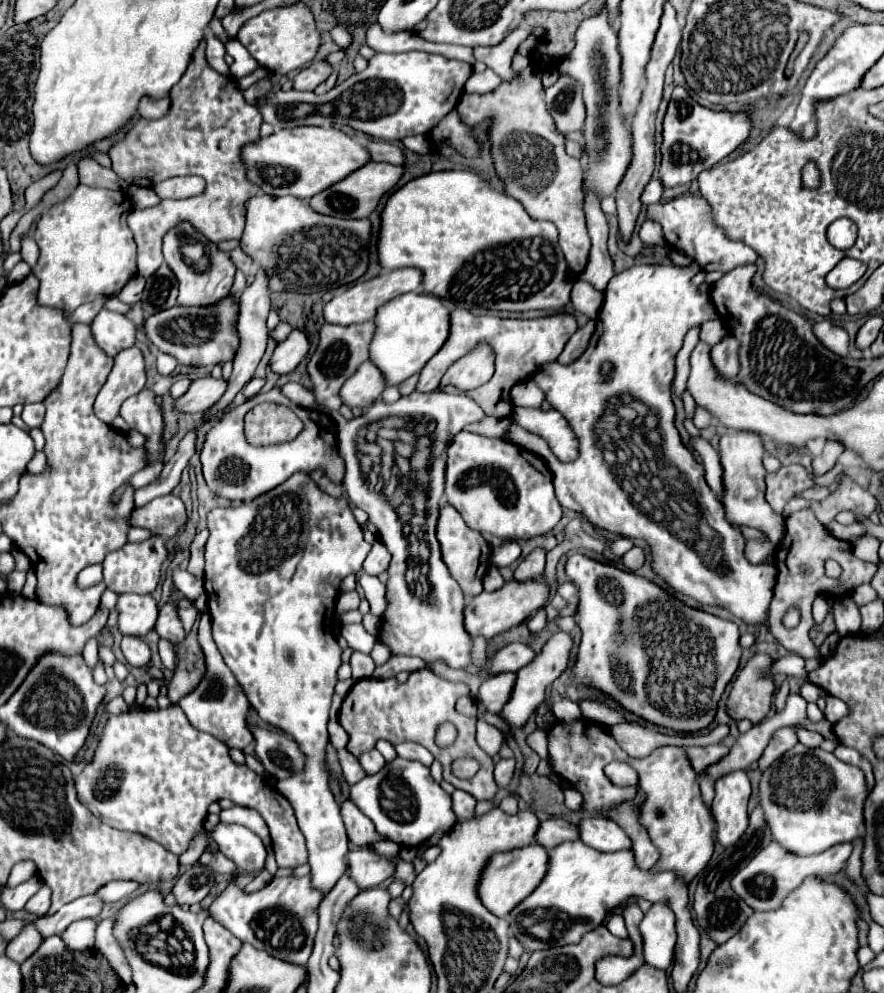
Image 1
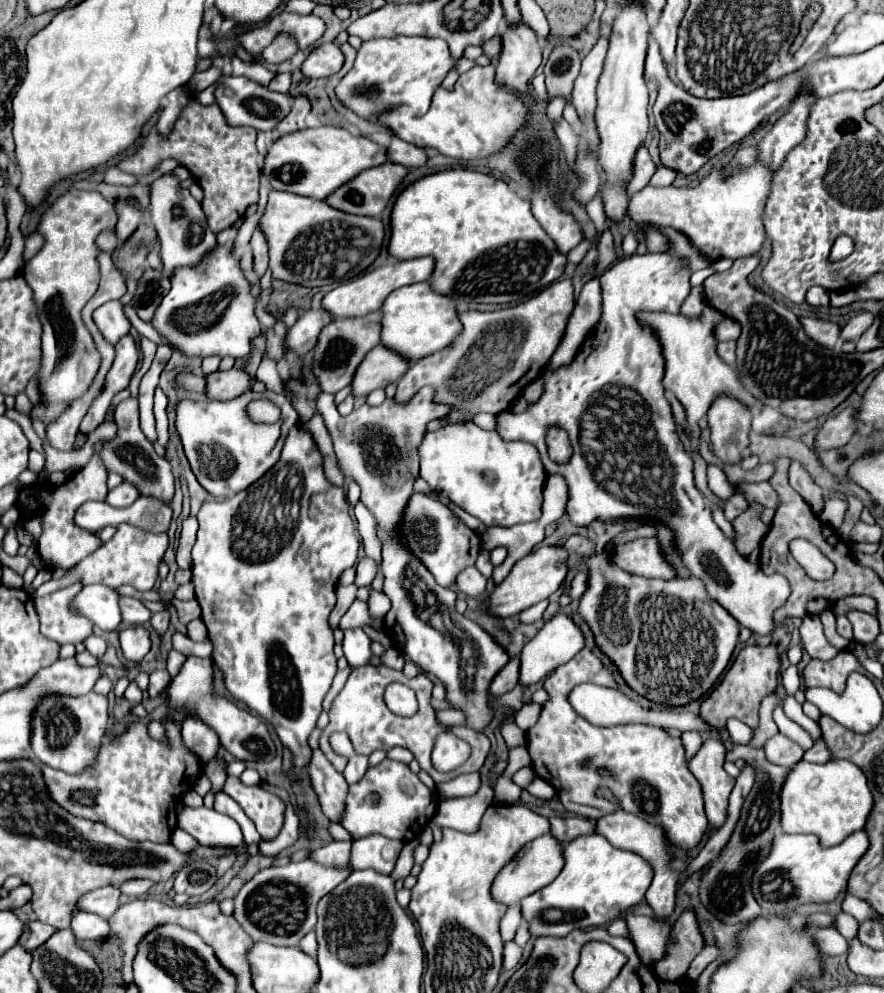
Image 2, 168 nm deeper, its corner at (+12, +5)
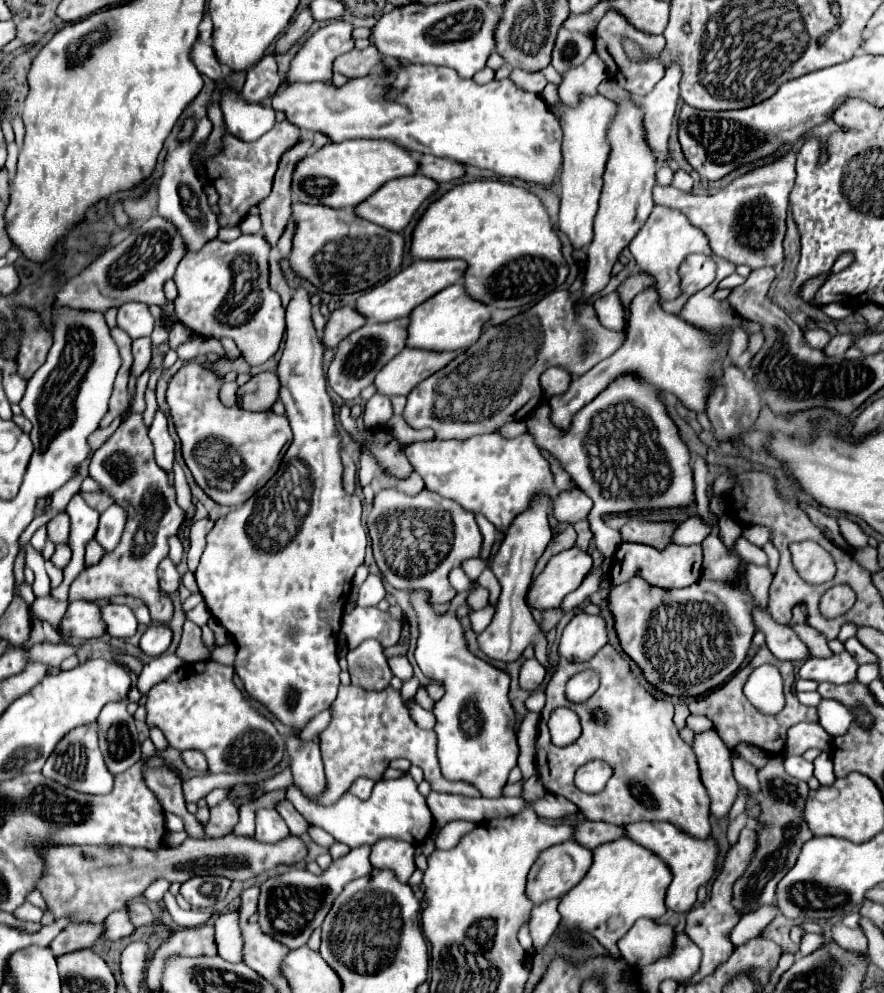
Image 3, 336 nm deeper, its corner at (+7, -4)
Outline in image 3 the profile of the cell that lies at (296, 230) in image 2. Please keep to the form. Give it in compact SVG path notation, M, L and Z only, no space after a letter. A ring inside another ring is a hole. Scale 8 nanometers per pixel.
M294 202L290 220L294 222L292 252L288 258L290 270L326 294L368 290L392 278L402 264L402 234L356 218L352 210L334 210L328 206Z

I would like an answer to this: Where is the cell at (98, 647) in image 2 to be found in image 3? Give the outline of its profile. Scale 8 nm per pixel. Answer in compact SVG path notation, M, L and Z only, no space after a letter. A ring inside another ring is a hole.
M52 596L38 598L38 600L34 600L34 604L32 604L34 616L36 616L38 620L48 622L54 630L60 630L60 620L62 620L62 616L66 614L66 608L68 608L68 602L58 602L58 600L54 600Z

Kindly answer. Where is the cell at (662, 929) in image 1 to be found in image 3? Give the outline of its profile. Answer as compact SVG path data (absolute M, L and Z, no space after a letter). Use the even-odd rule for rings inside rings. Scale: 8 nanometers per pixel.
M632 822L632 824L624 826L624 836L634 840L636 844L644 846L646 850L656 852L656 856L670 868L672 884L666 890L666 908L670 908L674 912L688 912L692 908L692 904L696 902L698 886L710 882L716 874L718 846L712 838L696 840L696 838L680 832L670 822Z

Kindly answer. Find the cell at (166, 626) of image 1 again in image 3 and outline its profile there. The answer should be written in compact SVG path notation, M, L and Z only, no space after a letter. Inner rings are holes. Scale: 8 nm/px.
M106 604L102 606L102 616L108 624L108 634L114 638L130 638L138 630L138 620L128 606Z

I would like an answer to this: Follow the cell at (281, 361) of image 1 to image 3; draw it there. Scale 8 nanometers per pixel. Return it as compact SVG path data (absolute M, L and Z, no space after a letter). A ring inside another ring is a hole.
M338 308L330 314L326 326L324 326L324 334L320 336L322 346L326 350L336 348L336 344L340 340L344 340L344 336L348 336L350 332L354 332L356 328L360 328L364 324L364 316L360 316L354 308Z

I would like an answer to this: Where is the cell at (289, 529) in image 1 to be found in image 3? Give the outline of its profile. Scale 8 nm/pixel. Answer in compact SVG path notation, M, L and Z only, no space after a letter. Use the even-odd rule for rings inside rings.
M298 288L286 308L286 346L276 376L280 380L280 400L286 408L294 440L282 458L280 470L264 488L248 498L240 508L218 518L206 536L206 550L194 572L200 594L212 618L232 636L238 654L234 670L246 694L266 706L284 726L302 730L316 714L330 708L340 686L338 632L344 604L350 596L354 572L364 564L366 530L362 528L362 502L342 488L342 462L338 454L338 434L334 410L326 392L322 372L324 348L310 320L310 296Z

